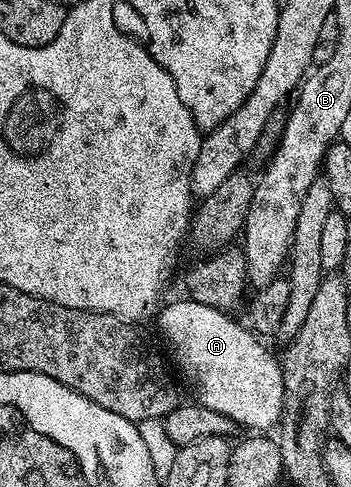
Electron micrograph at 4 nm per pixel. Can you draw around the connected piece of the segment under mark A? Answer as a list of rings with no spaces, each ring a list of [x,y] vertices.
[[[196,297],[184,298],[166,302],[155,320],[162,337],[173,346],[173,355],[197,394],[196,402],[229,417],[241,429],[265,433],[268,427],[276,428],[285,405],[278,356],[273,356],[244,322],[236,323],[232,314],[211,309]]]

